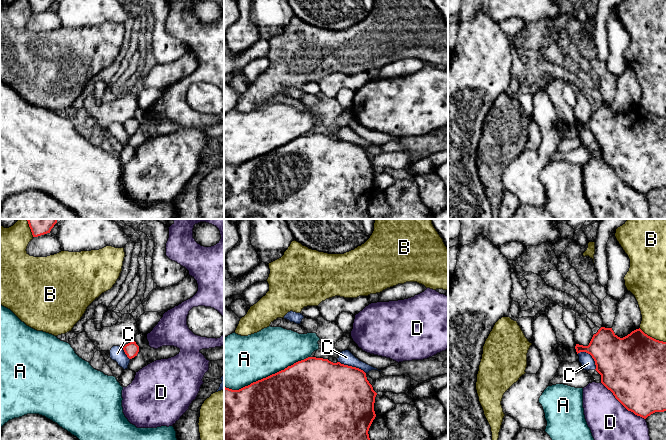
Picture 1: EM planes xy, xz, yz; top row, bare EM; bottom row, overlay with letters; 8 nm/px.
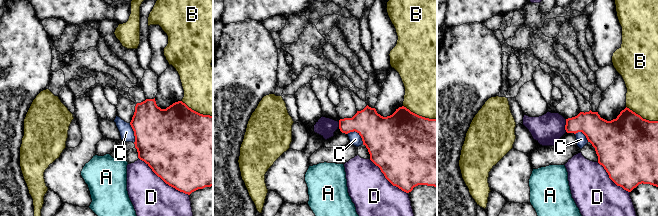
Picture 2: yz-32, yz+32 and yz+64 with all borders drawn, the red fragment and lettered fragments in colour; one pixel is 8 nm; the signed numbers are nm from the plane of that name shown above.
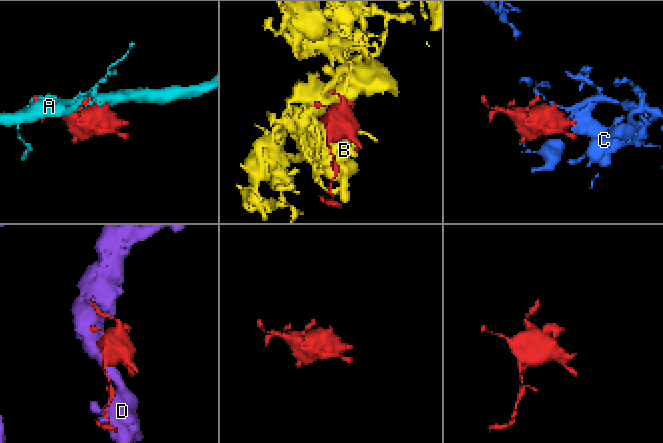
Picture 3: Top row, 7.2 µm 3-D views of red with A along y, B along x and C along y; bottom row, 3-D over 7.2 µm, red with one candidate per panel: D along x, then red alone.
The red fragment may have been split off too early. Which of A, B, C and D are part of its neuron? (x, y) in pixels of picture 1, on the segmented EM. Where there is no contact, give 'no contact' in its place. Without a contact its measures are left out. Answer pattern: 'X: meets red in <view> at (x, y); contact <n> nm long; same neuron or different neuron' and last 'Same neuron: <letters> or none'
A: meets red in xz at (268, 376); contact 750 nm long; different neuron
B: meets red in yz at (651, 337); contact 240 nm long; different neuron
C: meets red in xz at (351, 366); contact 240 nm long; same neuron
D: meets red in yz at (622, 404); contact 460 nm long; different neuron
Same neuron: C

